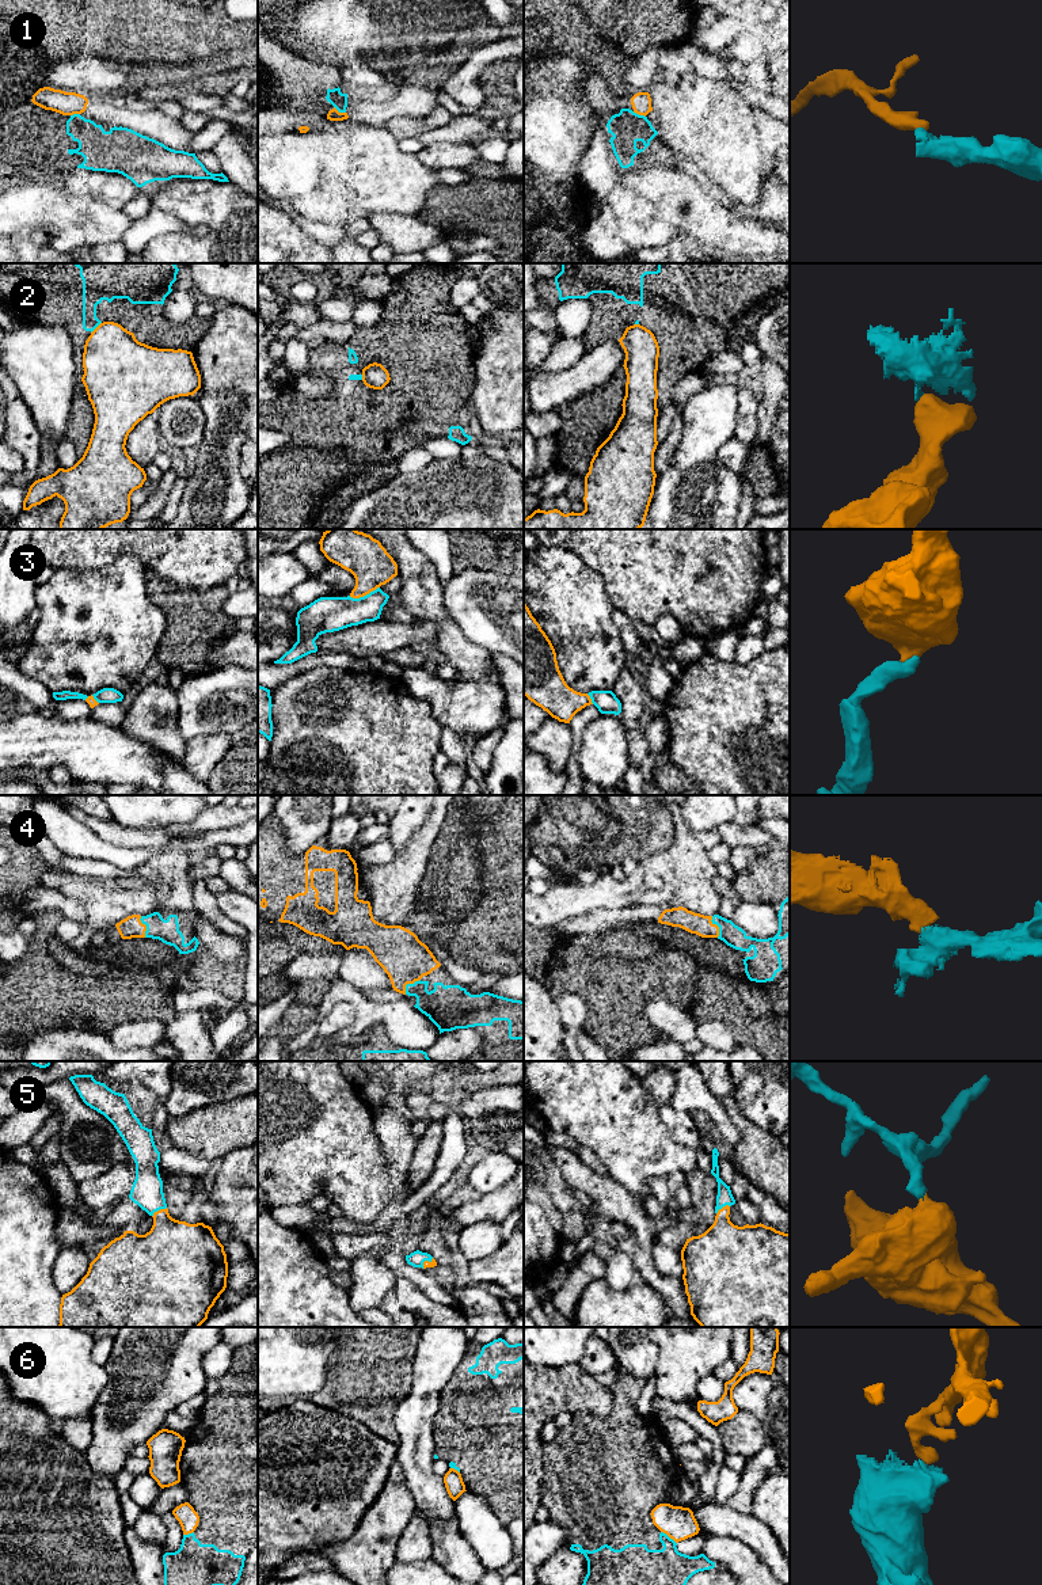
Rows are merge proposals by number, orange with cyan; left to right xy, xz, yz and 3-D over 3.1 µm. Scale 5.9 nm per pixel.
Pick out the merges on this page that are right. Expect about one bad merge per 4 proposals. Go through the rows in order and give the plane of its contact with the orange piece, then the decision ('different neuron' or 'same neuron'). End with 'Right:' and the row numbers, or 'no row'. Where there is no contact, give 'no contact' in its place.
1: contact in yz; different neuron
2: contact in xy; different neuron
3: contact in xz; same neuron
4: contact in yz; same neuron
5: contact in xy; same neuron
6: contact in yz; different neuron
Right: 3, 4, 5

